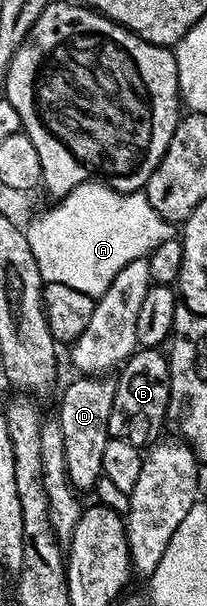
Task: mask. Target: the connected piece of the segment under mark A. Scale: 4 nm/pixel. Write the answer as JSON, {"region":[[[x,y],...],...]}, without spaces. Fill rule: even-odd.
{"region":[[[90,179],[81,183],[54,205],[57,206],[39,214],[25,227],[38,270],[41,271],[45,283],[62,283],[93,299],[98,299],[108,290],[122,267],[127,266],[133,259],[146,257],[162,242],[172,241],[177,235],[176,226],[154,211],[146,192],[117,192],[110,184],[103,181]]]}

